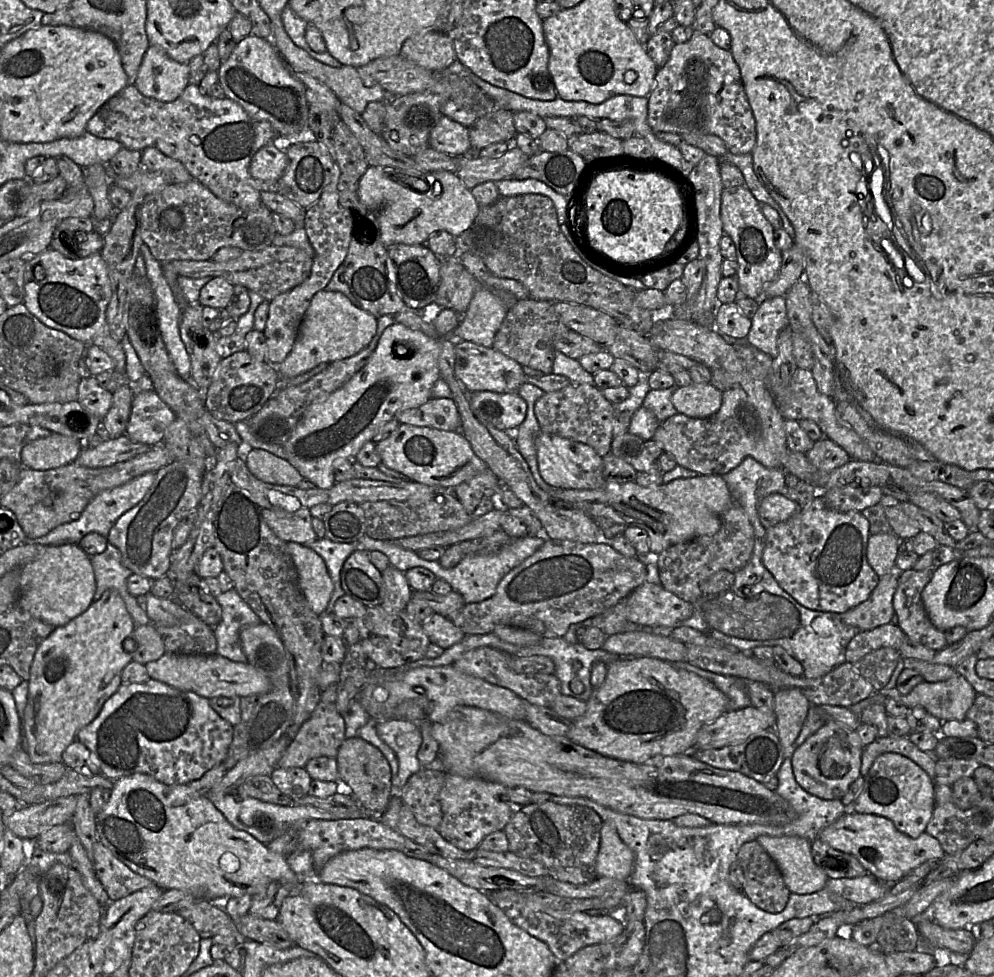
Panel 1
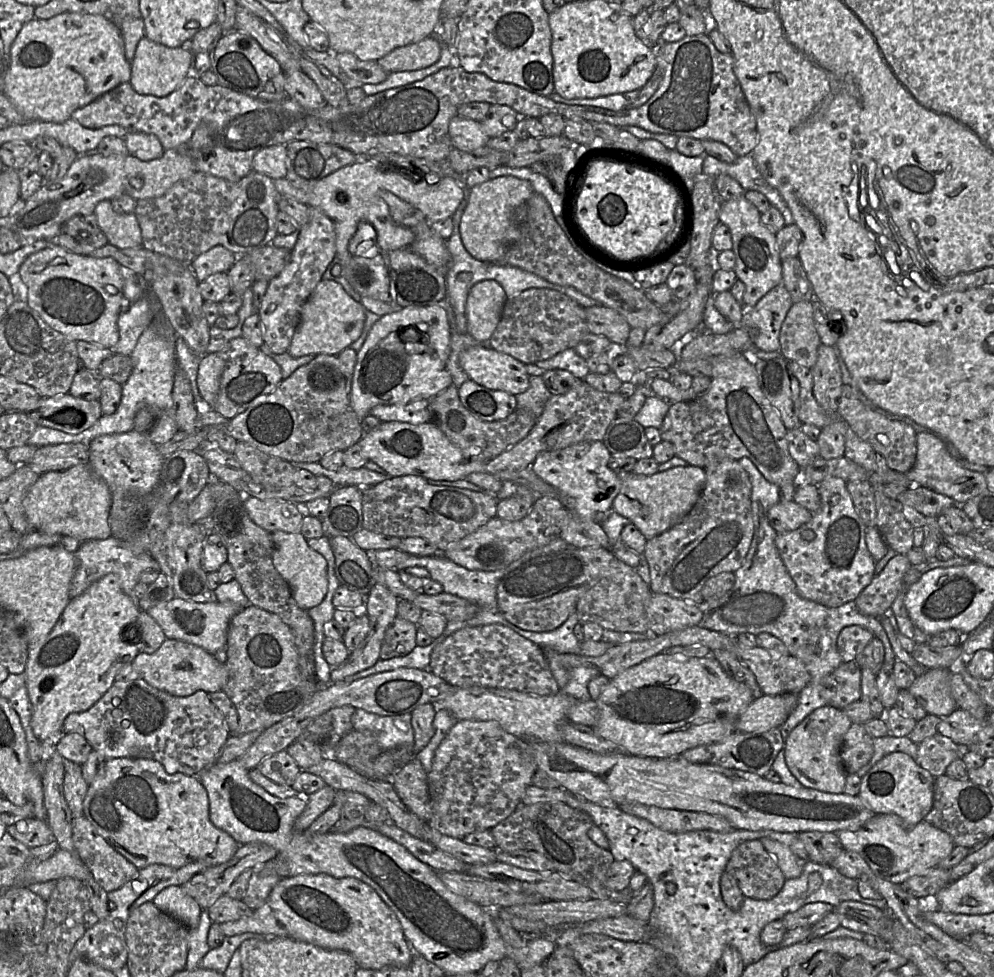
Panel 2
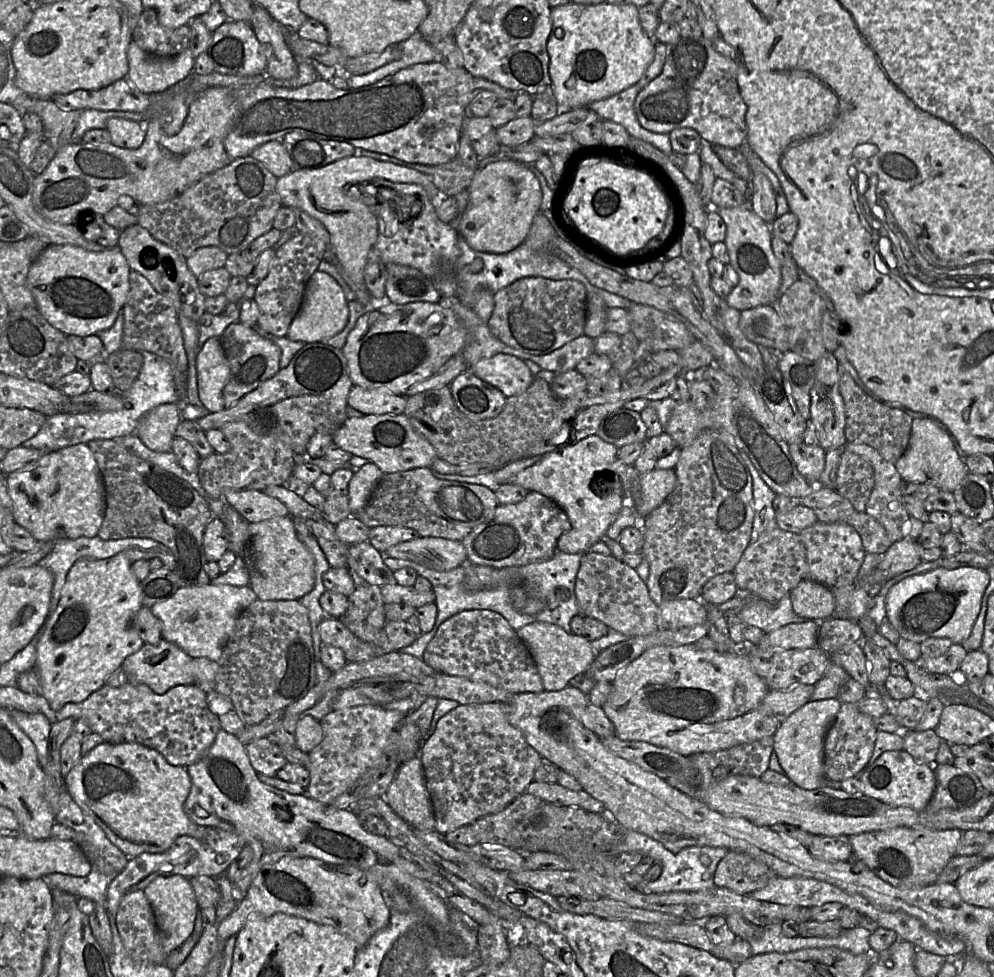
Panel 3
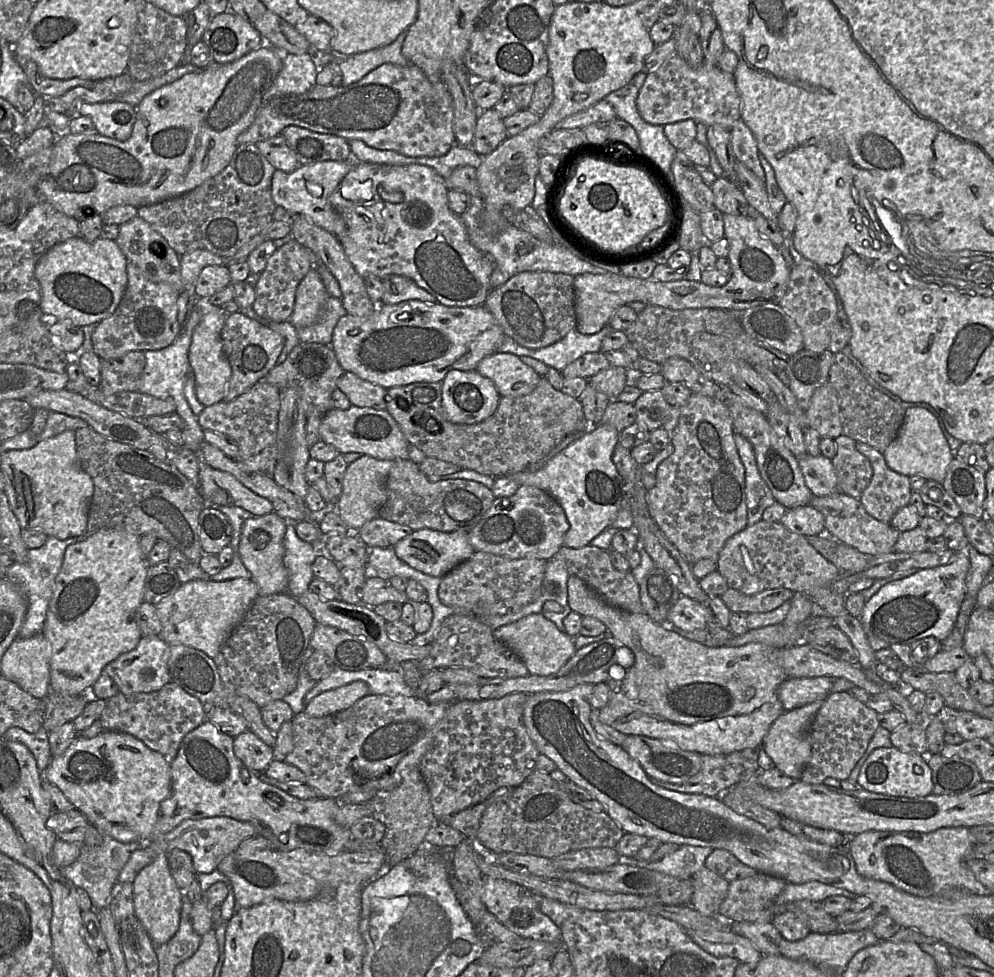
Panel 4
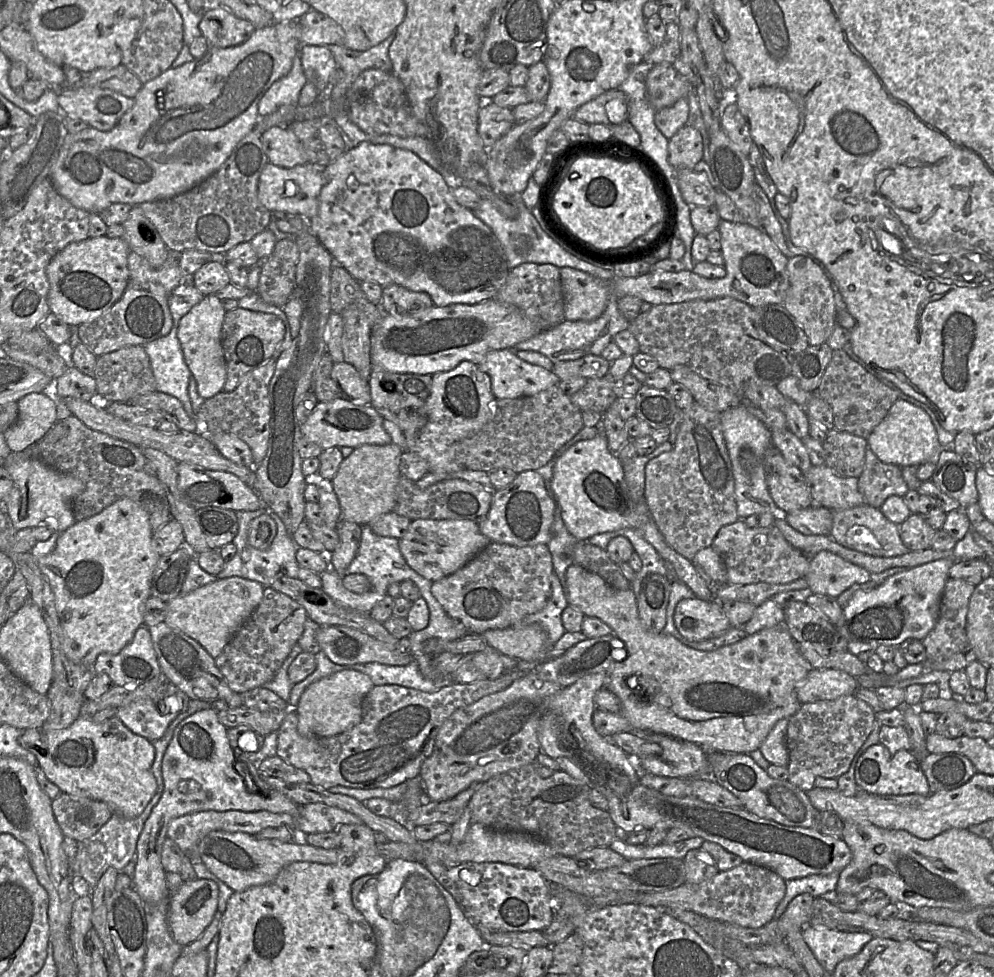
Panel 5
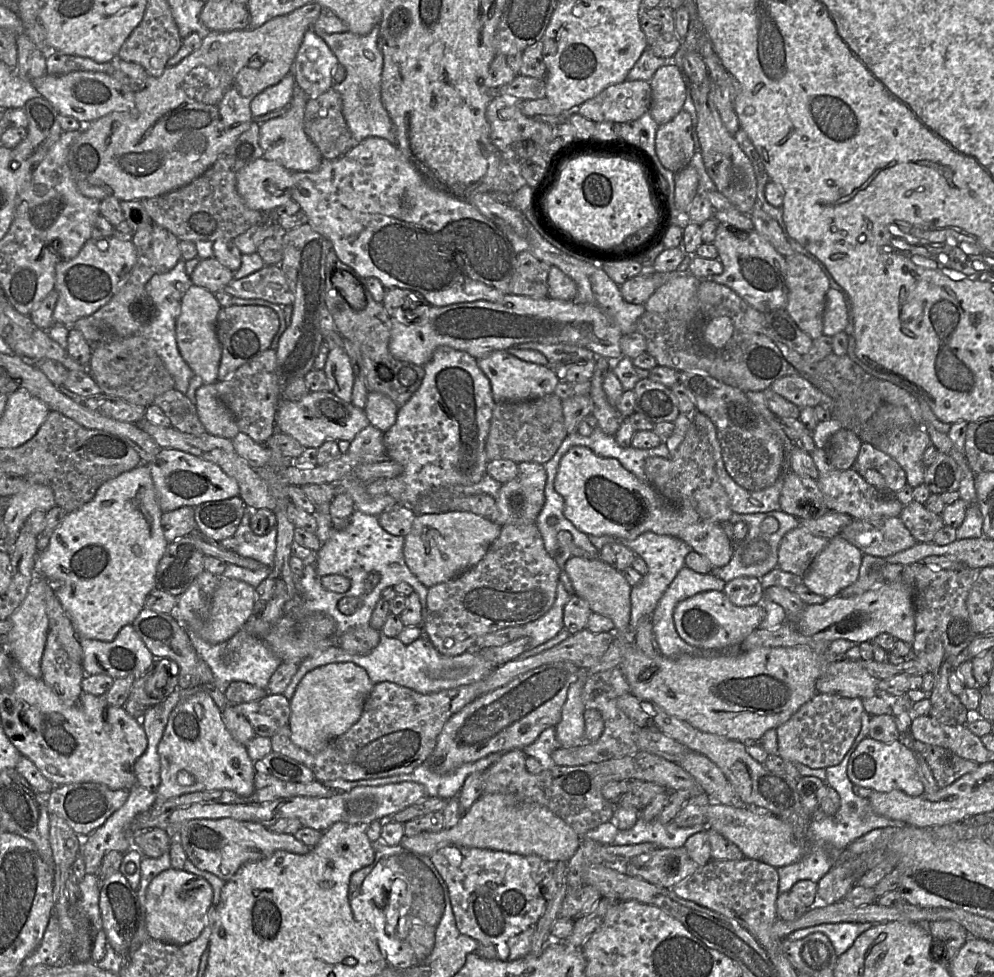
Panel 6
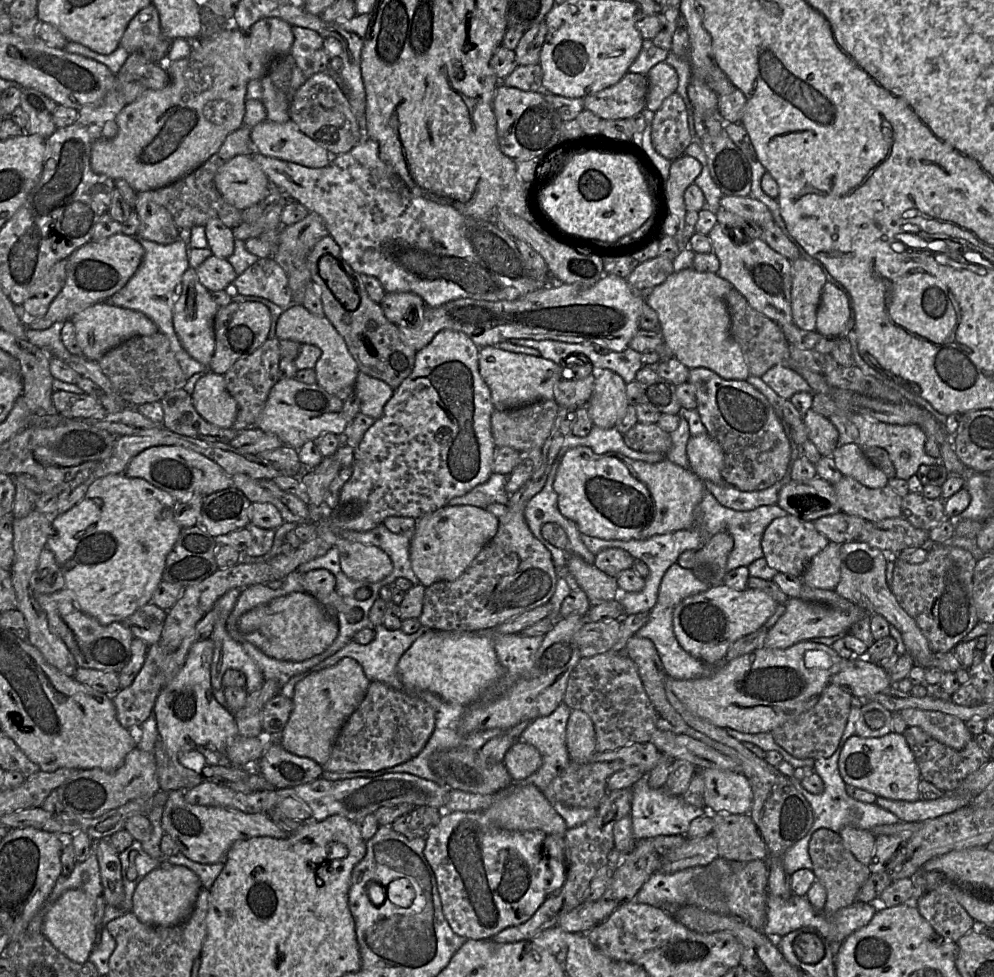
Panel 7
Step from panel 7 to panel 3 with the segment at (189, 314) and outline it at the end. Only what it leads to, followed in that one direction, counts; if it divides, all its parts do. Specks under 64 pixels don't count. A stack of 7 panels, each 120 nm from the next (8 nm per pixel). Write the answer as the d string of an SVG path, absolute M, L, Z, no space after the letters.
M209 338L196 356L199 399L209 413L222 411L223 390L230 377L230 367L219 338Z

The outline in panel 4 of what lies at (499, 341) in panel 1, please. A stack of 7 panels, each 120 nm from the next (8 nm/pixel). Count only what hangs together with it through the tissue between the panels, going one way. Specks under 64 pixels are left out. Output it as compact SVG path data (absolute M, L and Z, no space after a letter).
M520 272L503 285L491 289L483 305L493 315L505 336L526 348L547 347L577 329L574 276L568 274Z

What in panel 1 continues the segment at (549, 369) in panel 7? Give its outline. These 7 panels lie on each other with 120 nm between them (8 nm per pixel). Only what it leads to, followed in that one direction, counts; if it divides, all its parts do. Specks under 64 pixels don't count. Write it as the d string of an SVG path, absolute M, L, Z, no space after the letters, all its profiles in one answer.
M466 340L455 345L455 373L470 392L518 392L526 381L523 367L517 361L494 347L484 347Z

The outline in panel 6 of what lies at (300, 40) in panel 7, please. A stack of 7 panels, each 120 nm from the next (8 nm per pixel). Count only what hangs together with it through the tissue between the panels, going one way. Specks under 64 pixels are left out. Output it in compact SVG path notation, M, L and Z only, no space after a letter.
M309 29L293 62L296 84L309 98L318 97L333 87L333 71L338 63L326 42Z

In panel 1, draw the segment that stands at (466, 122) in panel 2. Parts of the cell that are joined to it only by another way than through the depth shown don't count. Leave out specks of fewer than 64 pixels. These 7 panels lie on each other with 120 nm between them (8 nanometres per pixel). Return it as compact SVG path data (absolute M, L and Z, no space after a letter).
M441 115L430 132L429 147L452 156L471 153L468 127Z

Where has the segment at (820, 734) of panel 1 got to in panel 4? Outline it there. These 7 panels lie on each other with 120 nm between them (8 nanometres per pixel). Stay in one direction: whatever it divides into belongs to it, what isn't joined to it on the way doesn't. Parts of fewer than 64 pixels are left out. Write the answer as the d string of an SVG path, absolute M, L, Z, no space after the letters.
M816 700L801 707L784 711L772 723L761 743L761 749L772 759L775 768L791 777L794 781L799 781L803 769L810 760L812 750L808 730L822 704L823 700Z

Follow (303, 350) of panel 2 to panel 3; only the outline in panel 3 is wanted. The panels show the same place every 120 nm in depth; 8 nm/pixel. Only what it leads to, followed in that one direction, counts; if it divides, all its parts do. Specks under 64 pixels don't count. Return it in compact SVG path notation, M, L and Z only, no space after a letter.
M317 270L306 284L301 307L289 327L287 337L305 344L323 343L340 333L347 325L348 319L348 301L342 288L332 276Z

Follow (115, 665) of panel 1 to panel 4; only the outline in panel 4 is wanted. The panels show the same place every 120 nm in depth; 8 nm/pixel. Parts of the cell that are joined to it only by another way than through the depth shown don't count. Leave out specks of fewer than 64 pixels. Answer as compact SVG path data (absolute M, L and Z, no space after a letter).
M101 529L69 545L55 579L43 634L50 646L50 690L70 696L87 693L105 666L137 647L142 637L137 612L144 601L148 560L140 548L140 538L125 530Z

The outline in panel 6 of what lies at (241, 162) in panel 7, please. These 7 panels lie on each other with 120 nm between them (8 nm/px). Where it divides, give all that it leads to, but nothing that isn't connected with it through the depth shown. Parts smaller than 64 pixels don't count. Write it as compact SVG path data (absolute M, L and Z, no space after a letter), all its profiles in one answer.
M264 157L243 167L236 176L236 188L252 210L273 211L291 198L292 171Z

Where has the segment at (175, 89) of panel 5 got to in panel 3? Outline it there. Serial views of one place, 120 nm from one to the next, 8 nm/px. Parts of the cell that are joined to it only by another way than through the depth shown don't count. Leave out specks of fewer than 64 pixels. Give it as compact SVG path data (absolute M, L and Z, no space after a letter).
M210 87L192 101L183 127L176 135L166 135L159 122L150 119L144 123L144 142L136 149L74 140L58 149L47 168L35 175L34 208L45 219L68 225L76 224L84 215L102 217L118 205L121 196L131 197L138 205L170 200L230 163L223 141L237 117L233 92L227 87Z

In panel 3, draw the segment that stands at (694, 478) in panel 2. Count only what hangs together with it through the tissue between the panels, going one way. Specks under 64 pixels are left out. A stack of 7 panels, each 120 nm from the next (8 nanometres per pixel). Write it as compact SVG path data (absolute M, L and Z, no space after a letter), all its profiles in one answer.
M674 468L653 469L640 474L639 480L639 496L635 501L634 512L641 521L674 491L677 477Z

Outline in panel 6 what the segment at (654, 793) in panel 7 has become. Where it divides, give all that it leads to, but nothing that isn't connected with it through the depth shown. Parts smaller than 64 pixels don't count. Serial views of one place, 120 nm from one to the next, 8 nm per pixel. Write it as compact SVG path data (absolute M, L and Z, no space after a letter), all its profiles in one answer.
M641 816L635 825L625 831L618 830L614 845L631 845L644 842L655 844L658 848L680 848L687 839L705 828L705 825L696 825L689 828L679 827L674 821L661 823L658 819L645 821Z

